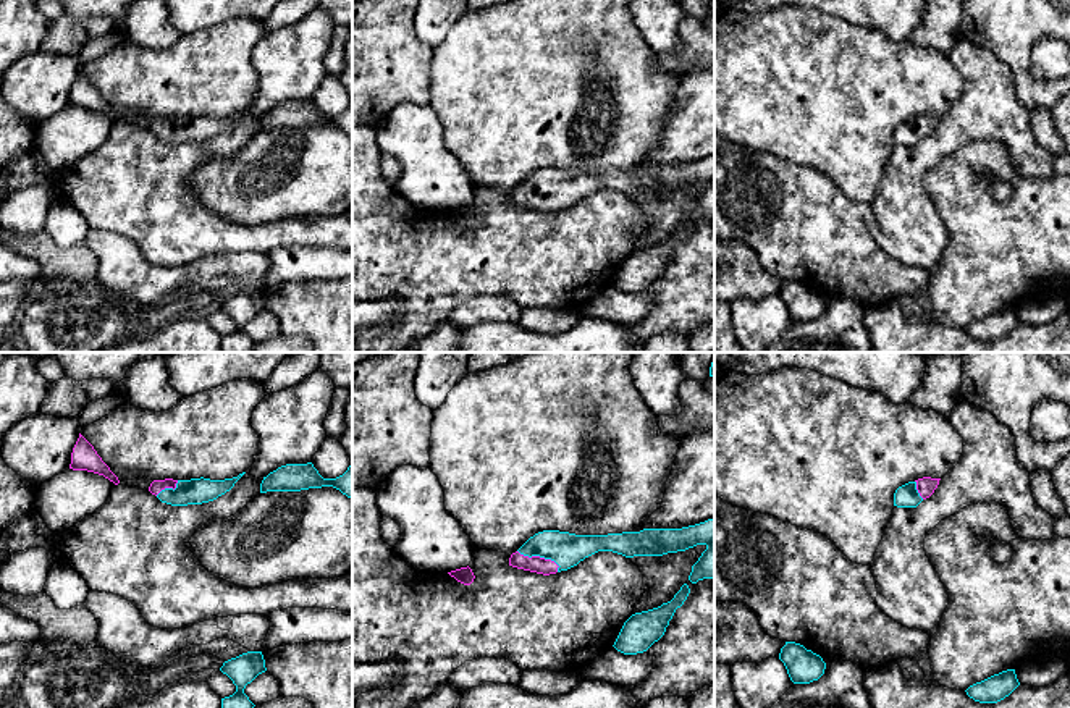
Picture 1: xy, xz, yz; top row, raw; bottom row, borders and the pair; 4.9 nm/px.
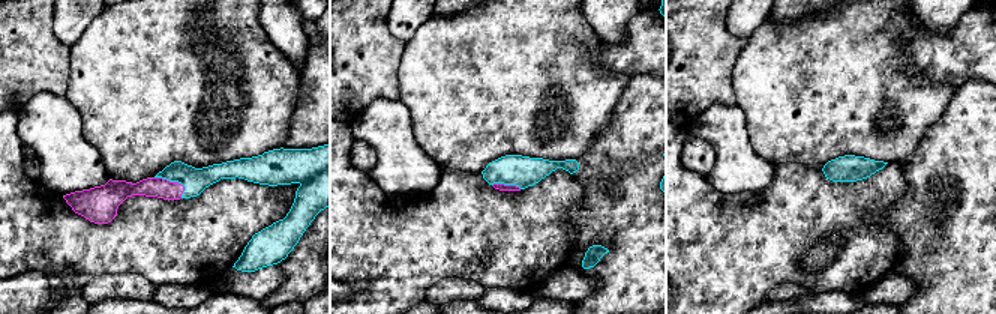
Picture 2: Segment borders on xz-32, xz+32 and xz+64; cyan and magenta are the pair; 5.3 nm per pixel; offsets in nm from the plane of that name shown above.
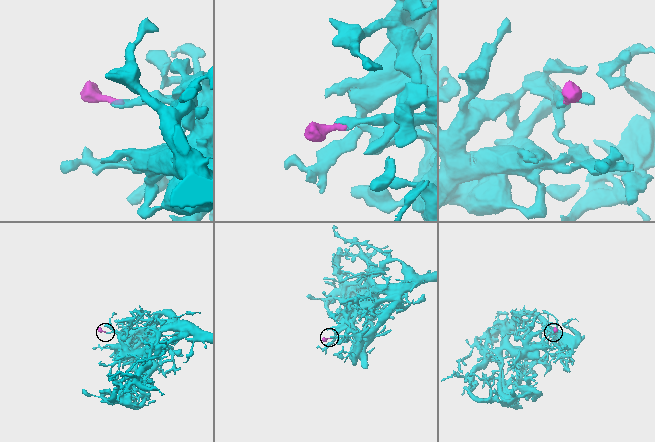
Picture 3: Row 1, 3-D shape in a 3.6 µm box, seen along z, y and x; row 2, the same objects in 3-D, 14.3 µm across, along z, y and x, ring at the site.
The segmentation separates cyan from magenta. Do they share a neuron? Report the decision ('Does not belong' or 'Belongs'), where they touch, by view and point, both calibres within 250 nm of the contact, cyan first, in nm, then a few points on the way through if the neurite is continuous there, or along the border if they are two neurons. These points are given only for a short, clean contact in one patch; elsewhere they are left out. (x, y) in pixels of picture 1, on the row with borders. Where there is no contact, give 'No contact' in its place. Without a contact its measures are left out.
Belongs. Touches cyan at xz (540, 556). Thickness 170 nm (cyan) against 80 nm. Path across: xz (566, 550), (547, 552), (540, 556), (537, 564)

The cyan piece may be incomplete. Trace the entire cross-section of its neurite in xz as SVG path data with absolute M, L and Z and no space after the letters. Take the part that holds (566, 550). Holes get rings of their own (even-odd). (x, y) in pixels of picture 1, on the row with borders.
M714 517L682 529L643 529L608 535L543 530L511 554L509 566L550 575L567 571L598 551L613 551L626 558L663 556L697 545L706 546L689 575L689 580L697 584L714 579Z

